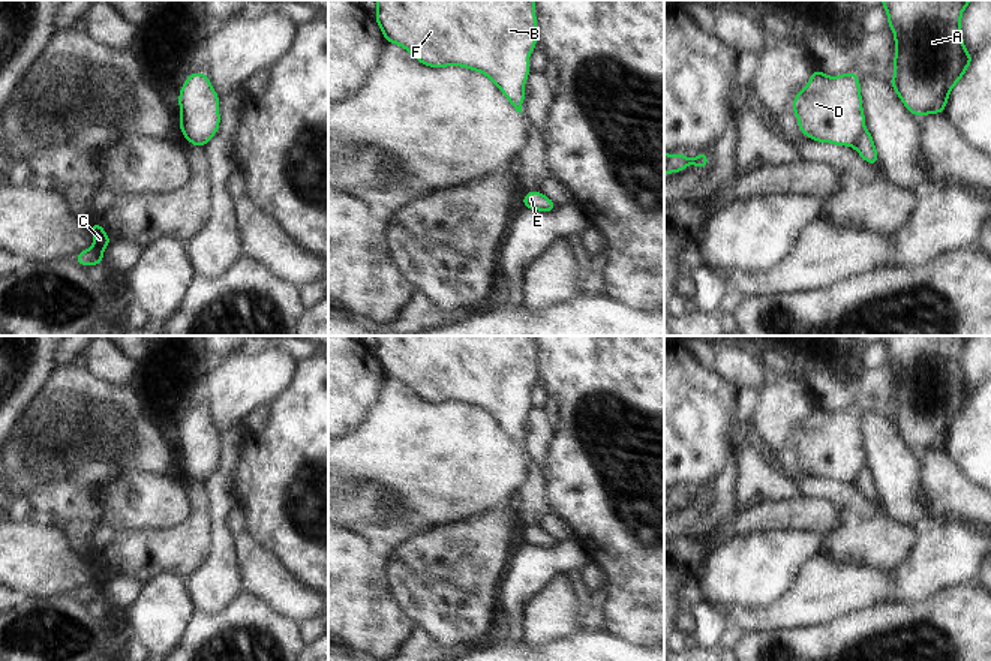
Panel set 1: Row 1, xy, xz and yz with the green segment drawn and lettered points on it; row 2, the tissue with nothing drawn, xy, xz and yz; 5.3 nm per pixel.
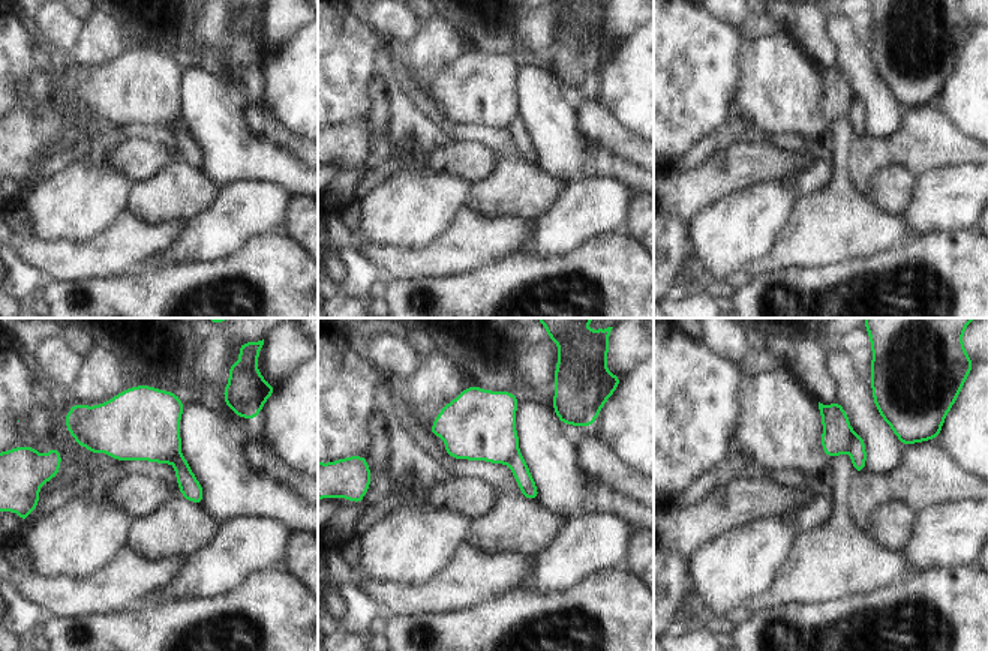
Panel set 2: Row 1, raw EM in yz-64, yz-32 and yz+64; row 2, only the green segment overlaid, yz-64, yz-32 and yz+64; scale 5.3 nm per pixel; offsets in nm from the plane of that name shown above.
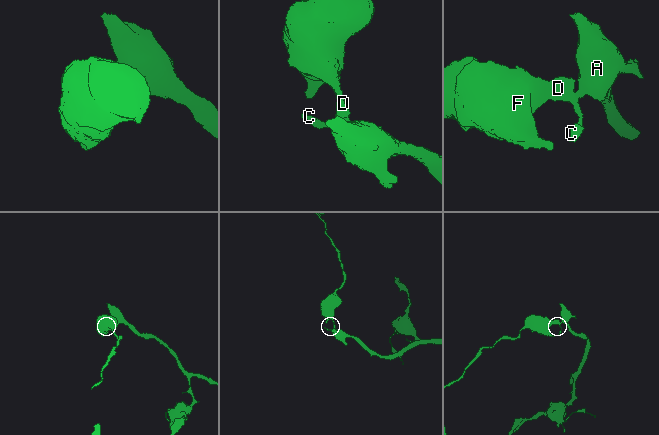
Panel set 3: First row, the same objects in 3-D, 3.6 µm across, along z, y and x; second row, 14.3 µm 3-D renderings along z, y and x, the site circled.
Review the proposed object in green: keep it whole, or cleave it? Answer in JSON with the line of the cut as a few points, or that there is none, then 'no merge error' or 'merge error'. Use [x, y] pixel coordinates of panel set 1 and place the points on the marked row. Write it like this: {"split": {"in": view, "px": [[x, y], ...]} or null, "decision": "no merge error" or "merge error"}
{"split": {"in": "yz", "px": [[865, 131], [853, 146]]}, "decision": "merge error"}

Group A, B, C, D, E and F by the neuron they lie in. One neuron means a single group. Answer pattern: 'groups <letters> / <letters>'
groups A C E / B D F

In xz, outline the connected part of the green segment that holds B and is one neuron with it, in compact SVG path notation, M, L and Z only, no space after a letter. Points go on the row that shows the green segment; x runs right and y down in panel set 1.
M375 0L375 18L385 42L405 48L433 69L462 66L490 78L510 105L522 111L528 58L537 37L535 0Z

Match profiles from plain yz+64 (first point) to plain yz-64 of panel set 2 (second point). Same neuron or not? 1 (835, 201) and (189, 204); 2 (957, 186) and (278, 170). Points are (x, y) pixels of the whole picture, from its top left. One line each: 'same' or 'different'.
1: different
2: different

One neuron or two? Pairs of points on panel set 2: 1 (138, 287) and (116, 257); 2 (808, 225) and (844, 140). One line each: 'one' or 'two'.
1: two
2: one

